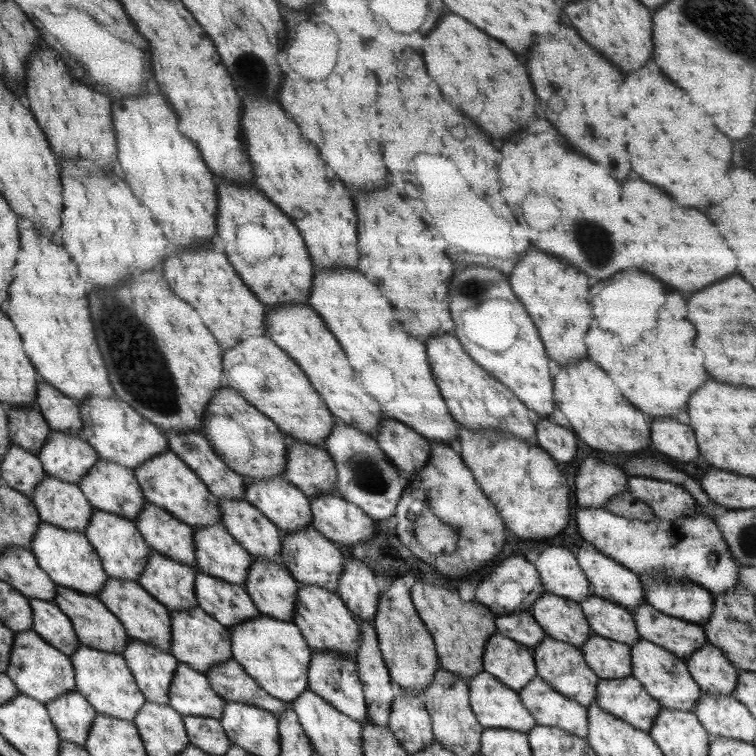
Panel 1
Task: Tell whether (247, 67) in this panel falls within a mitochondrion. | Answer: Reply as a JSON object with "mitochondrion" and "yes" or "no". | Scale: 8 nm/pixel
{"mitochondrion":"yes"}

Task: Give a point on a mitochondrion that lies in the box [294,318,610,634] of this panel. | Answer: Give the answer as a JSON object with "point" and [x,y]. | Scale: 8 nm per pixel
{"point":[366,470]}

